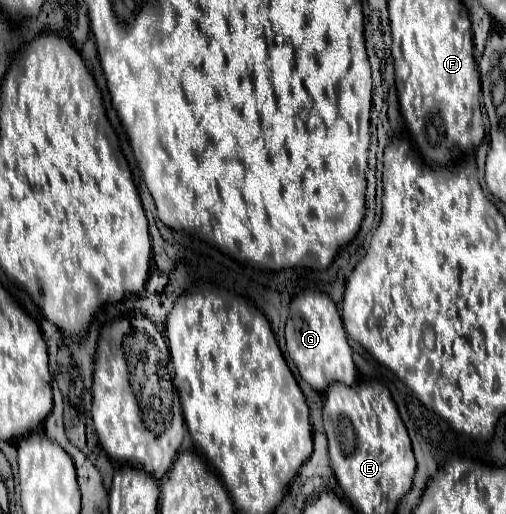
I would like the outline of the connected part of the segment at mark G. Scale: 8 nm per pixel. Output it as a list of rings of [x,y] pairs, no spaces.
[[[304,291],[300,295],[296,295],[290,303],[290,311],[288,311],[288,319],[286,319],[286,347],[288,347],[288,355],[294,361],[300,377],[316,391],[326,391],[332,383],[344,383],[348,387],[352,387],[356,383],[356,365],[352,361],[352,349],[346,341],[346,331],[340,319],[340,313],[334,305],[334,301],[322,293],[322,291]]]

